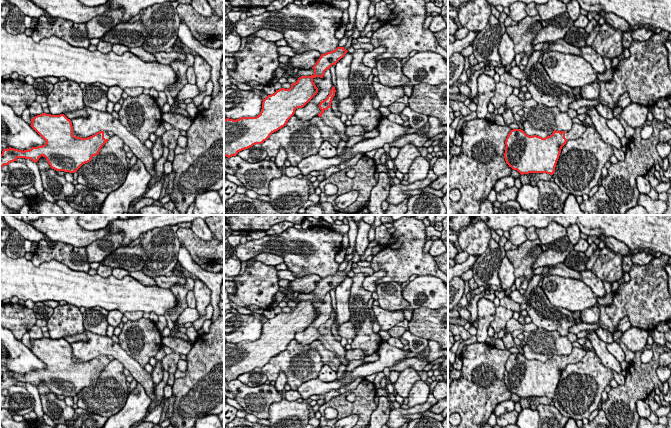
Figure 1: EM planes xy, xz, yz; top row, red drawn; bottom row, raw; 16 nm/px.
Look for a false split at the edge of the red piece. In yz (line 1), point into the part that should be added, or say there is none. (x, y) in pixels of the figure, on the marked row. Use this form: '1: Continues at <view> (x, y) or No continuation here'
1: Continues at yz (577, 130)

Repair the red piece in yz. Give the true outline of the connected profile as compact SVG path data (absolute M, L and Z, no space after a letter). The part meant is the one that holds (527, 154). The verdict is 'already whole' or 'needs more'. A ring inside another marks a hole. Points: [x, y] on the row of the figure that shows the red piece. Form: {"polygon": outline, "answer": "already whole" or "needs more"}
{"polygon": "M574 123L569 131L554 130L545 138L529 136L521 129L513 129L505 141L505 161L521 175L529 173L553 175L562 147L568 140L579 138L586 128L582 124Z", "answer": "needs more"}

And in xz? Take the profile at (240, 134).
{"polygon": "M344 47L321 54L312 67L314 74L301 76L289 89L281 88L268 95L262 102L262 109L256 117L242 117L224 120L224 156L230 158L255 144L262 144L270 135L286 126L297 108L304 107L317 93L313 79L323 78L327 69L345 56Z", "answer": "already whole"}

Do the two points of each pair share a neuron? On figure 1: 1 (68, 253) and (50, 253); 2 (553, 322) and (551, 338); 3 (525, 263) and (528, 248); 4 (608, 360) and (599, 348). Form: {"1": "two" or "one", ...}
{"1": "one", "2": "two", "3": "one", "4": "one"}

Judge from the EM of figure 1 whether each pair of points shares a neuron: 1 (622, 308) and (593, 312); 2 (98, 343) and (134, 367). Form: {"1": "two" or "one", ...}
{"1": "two", "2": "one"}

